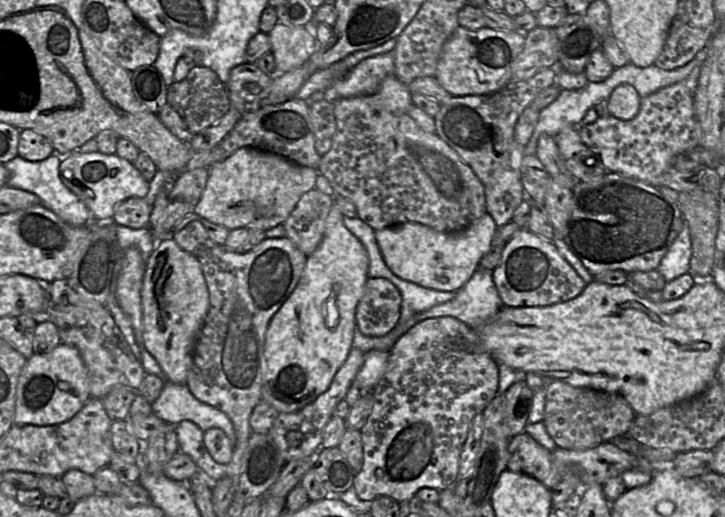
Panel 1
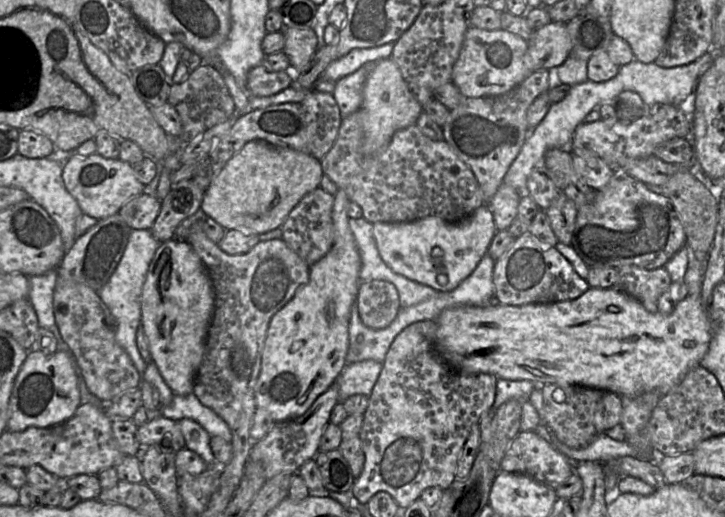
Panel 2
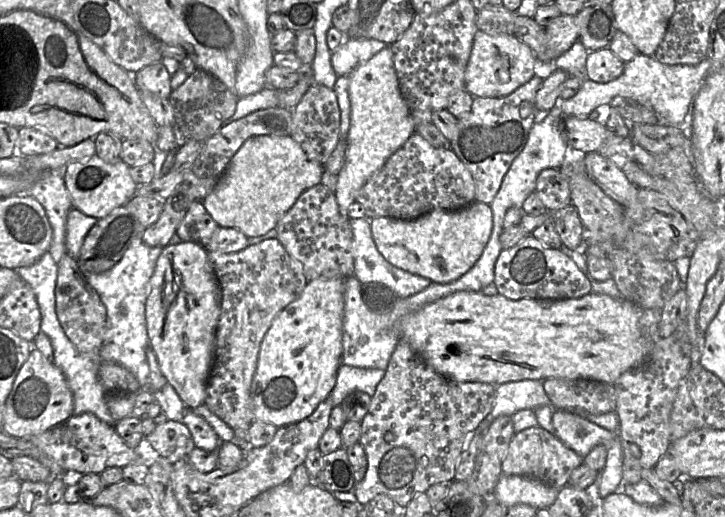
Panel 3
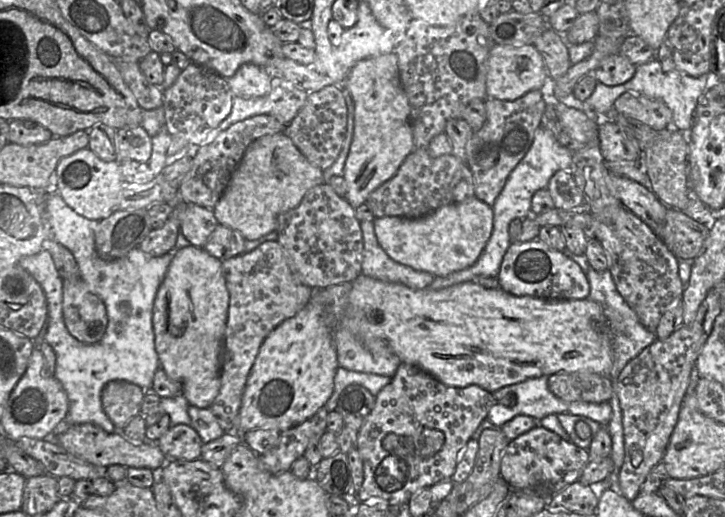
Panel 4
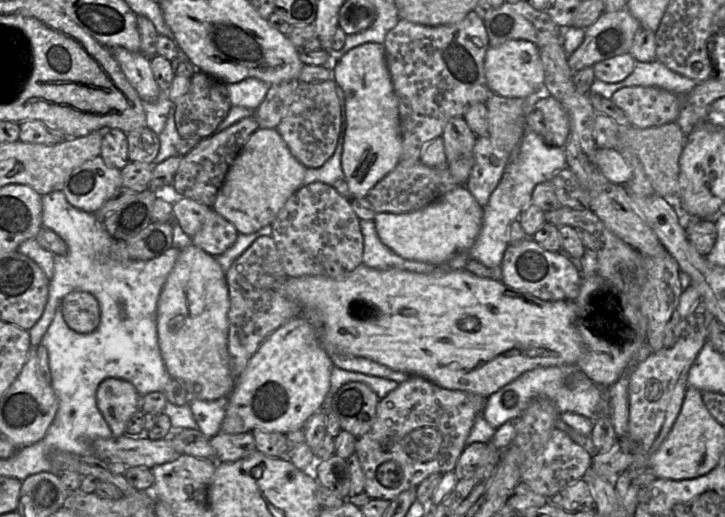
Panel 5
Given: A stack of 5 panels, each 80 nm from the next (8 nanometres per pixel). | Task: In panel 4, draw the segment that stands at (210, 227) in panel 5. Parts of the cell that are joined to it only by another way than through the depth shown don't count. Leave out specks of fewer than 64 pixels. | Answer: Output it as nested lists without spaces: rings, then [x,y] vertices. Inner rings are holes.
[[[218,223],[203,248],[212,256],[225,260],[245,252],[245,238],[237,230]]]

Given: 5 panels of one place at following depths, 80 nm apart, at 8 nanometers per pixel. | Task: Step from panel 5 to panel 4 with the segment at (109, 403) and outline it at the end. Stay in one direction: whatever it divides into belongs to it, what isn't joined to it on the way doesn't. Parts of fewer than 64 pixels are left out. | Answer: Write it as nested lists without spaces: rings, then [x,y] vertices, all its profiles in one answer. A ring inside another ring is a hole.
[[[112,380],[104,385],[102,407],[117,431],[120,432],[132,417],[140,413],[144,395],[144,389],[124,380]]]

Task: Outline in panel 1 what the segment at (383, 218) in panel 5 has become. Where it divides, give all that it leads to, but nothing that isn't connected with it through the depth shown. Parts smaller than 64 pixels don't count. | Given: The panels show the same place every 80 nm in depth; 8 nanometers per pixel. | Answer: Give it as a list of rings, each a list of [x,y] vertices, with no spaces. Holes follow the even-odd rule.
[[[487,212],[467,228],[453,233],[406,222],[375,230],[375,237],[388,268],[399,278],[437,291],[457,292],[472,277],[489,250],[497,225]]]

